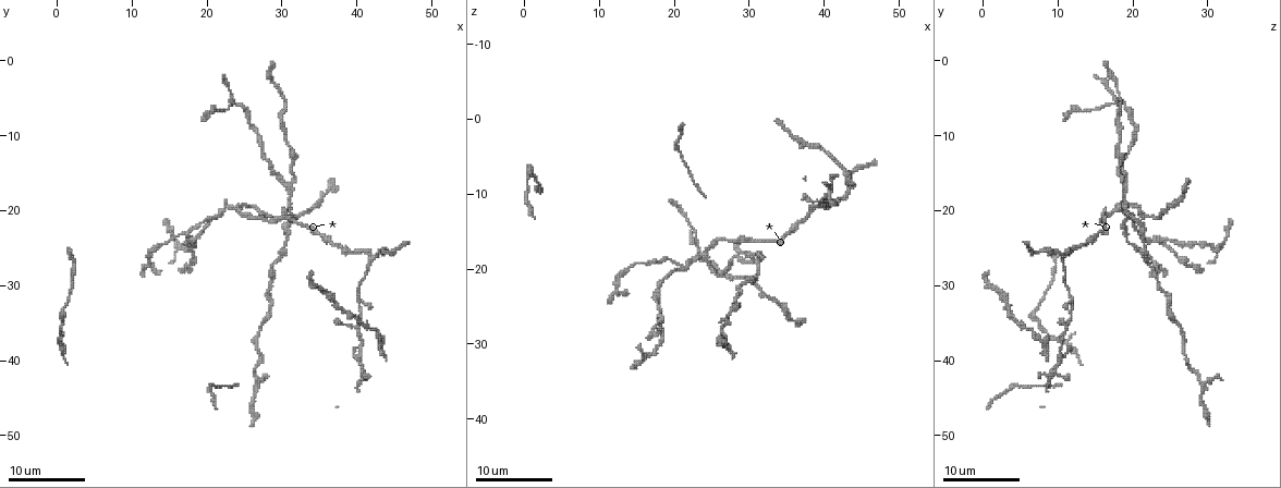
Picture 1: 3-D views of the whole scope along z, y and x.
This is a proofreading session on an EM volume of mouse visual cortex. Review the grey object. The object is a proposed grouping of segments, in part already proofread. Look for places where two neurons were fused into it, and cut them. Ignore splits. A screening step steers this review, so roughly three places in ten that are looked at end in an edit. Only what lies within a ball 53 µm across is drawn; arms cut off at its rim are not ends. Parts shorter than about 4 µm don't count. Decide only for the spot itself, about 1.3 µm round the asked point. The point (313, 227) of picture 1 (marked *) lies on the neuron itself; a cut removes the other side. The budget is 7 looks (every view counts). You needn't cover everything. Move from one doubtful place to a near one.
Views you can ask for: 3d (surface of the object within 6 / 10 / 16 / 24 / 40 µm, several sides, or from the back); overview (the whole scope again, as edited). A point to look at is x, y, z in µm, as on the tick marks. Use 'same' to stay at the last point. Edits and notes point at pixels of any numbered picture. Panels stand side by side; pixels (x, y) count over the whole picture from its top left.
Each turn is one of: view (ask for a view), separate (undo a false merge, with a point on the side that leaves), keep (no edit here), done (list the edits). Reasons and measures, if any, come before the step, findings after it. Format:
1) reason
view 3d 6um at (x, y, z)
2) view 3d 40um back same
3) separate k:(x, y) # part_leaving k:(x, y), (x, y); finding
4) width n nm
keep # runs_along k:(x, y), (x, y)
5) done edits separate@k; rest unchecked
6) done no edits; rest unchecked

view 3d 10um at (23.0, 5.5, 18.0)

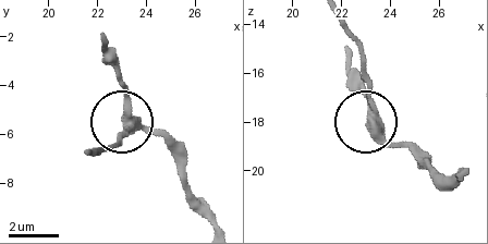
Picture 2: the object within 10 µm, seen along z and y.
keep # runs_along 2:(215, 221), (191, 191), (175, 153), (127, 122), (120, 68); continuous, no second neuron

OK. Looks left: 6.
three-way junction
view 3d 16um at (31.0, 16.5, 19.0)

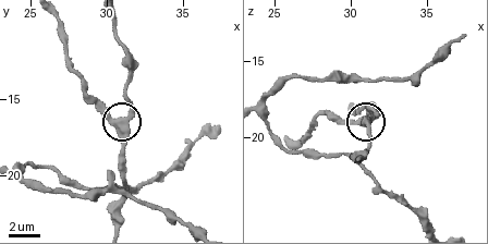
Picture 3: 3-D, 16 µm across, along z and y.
keep # continuous, no second neuron

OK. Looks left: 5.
thin arm on a thick one
view 3d 10um at (21.0, 21.0, 20.0)

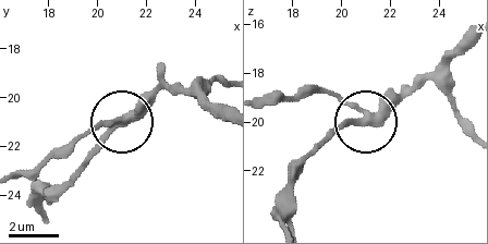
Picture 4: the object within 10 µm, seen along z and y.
width 300 nm
keep # runs_along 4:(468, 34), (375, 114), (327, 131); continuous, no second neuron

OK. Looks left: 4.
done no edits; rest unchecked

